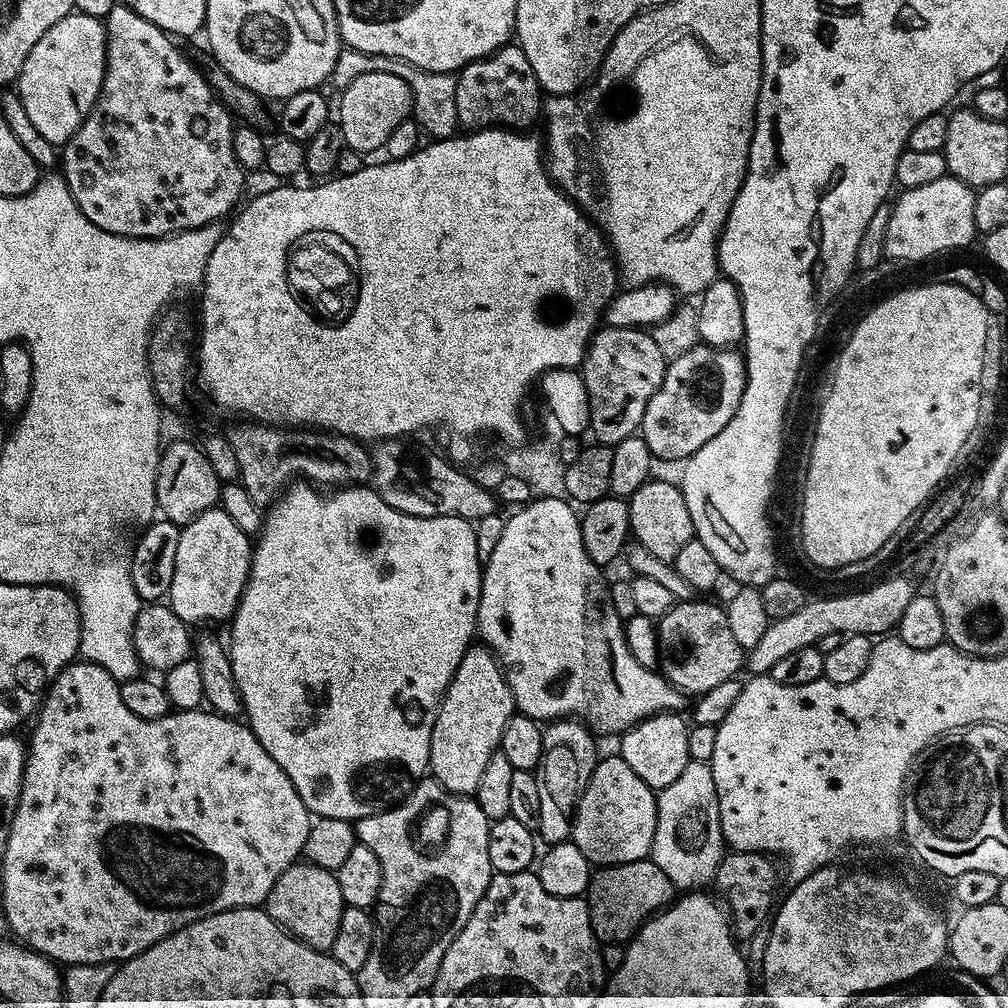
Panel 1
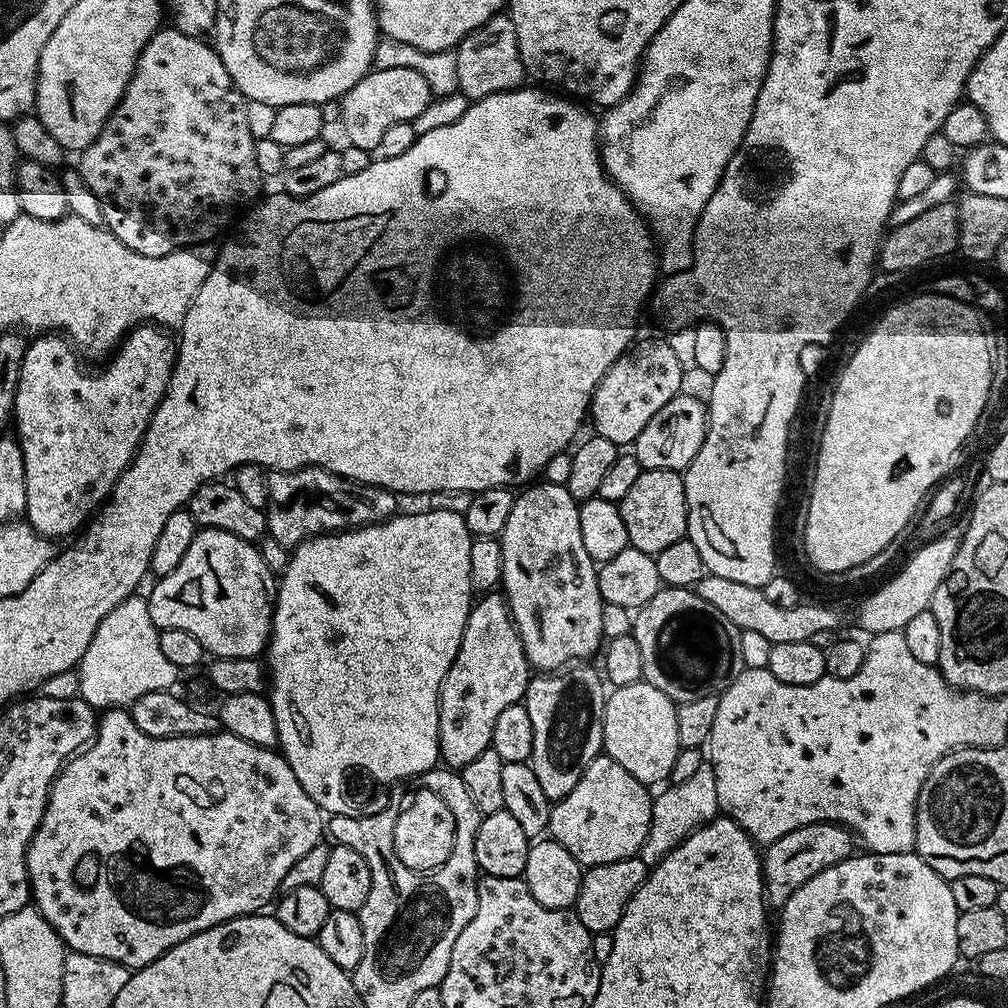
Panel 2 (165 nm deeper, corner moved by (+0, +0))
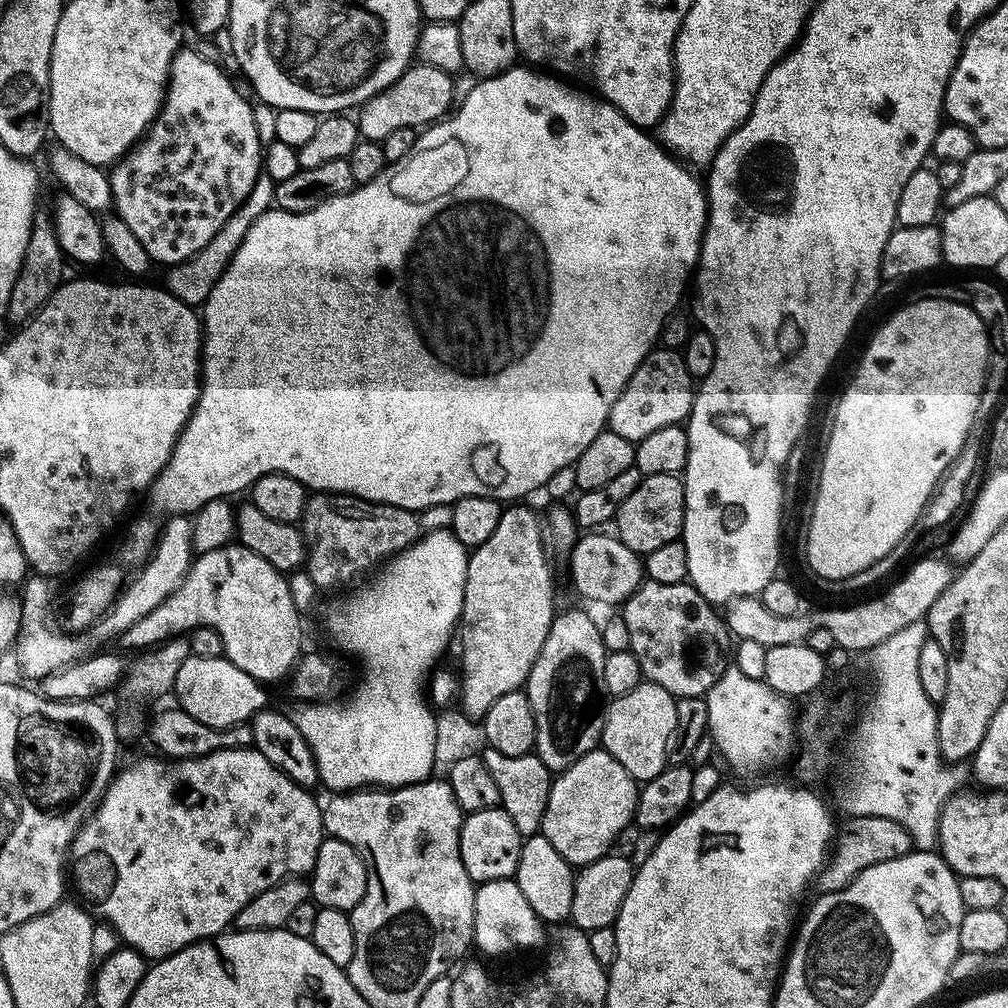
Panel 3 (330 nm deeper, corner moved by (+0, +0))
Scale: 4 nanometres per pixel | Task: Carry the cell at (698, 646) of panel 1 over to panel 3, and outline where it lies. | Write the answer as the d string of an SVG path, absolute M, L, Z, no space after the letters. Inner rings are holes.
M645 579L639 590L634 594L630 594L630 598L624 601L622 611L626 622L626 630L630 630L630 651L634 658L638 660L638 666L641 667L643 672L643 679L662 686L662 690L666 690L671 696L677 698L682 696L707 697L710 686L714 686L714 682L718 682L718 678L722 678L722 674L730 667L730 653L734 648L734 637L725 624L725 617L706 598L702 598L702 594L698 594L698 590L691 582L671 584L670 582L654 582L653 580Z

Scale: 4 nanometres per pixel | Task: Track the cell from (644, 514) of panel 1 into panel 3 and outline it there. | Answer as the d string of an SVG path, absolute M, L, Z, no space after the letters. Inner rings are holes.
M654 474L643 477L634 494L622 502L615 514L615 535L638 554L646 554L650 550L658 550L658 546L666 546L666 542L680 540L684 530L685 503L686 489L679 475Z

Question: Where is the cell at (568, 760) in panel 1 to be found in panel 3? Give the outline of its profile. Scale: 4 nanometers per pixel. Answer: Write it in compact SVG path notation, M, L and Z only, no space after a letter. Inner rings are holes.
M587 611L563 612L553 619L550 634L546 634L546 642L530 670L526 685L528 701L536 719L534 752L553 774L565 772L587 752L597 751L604 735L604 723L608 713L603 668L606 666L609 653L604 648L602 634L588 617Z

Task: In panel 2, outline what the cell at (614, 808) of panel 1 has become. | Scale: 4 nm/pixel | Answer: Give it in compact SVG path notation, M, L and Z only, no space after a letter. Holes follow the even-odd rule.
M606 754L593 758L590 766L582 774L578 786L566 794L566 798L555 801L548 813L548 832L551 839L556 840L582 866L593 864L605 864L606 862L618 862L637 855L640 847L644 845L646 834L652 825L653 793L630 770L622 770L618 762L611 760Z

